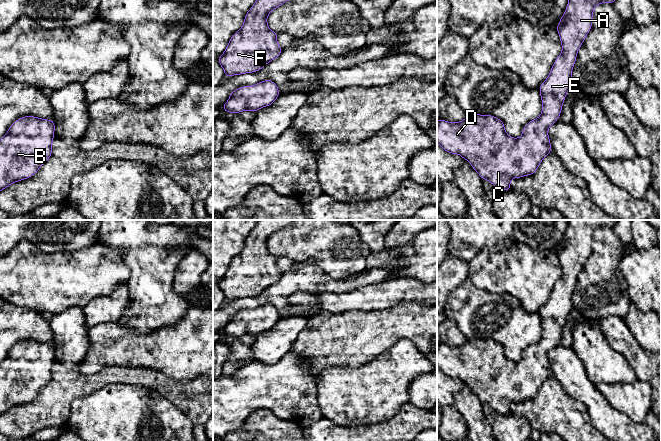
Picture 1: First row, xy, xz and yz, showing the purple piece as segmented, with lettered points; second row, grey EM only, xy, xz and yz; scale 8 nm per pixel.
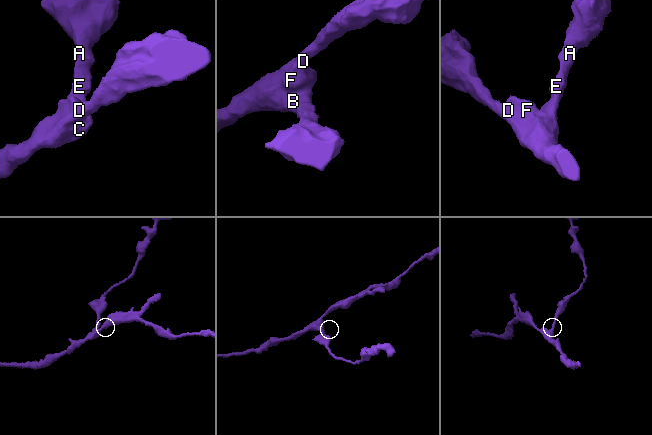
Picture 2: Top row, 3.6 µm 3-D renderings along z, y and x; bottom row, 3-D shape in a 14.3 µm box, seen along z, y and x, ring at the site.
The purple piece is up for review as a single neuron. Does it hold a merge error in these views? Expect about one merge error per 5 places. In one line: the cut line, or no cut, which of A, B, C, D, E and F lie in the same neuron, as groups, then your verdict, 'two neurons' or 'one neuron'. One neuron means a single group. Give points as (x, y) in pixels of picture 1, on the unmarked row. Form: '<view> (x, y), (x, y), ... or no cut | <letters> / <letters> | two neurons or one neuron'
no cut | A B C D E F | one neuron

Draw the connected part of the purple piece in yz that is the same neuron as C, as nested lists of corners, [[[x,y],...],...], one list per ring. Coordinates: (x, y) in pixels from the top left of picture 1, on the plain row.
[[[569,220],[568,228],[559,248],[556,250],[562,268],[561,278],[552,289],[547,303],[538,312],[542,324],[541,339],[531,344],[522,353],[522,360],[513,362],[506,357],[504,347],[492,339],[471,338],[463,345],[437,345],[437,367],[450,378],[459,378],[467,384],[480,402],[488,404],[496,412],[507,415],[514,402],[532,399],[542,384],[552,375],[548,353],[562,335],[566,318],[573,310],[572,293],[576,286],[579,272],[592,252],[594,232],[598,228],[613,228],[618,220]]]

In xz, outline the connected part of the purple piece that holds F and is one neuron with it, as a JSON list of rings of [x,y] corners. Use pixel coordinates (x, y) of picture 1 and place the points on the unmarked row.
[[[258,220],[245,239],[242,251],[230,262],[228,270],[217,285],[224,294],[225,302],[260,295],[281,278],[283,272],[277,267],[278,258],[268,251],[267,242],[272,234],[280,231],[292,221]]]

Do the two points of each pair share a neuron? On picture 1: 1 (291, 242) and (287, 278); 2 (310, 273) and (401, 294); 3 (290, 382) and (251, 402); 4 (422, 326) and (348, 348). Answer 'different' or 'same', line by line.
1: different
2: different
3: same
4: same

